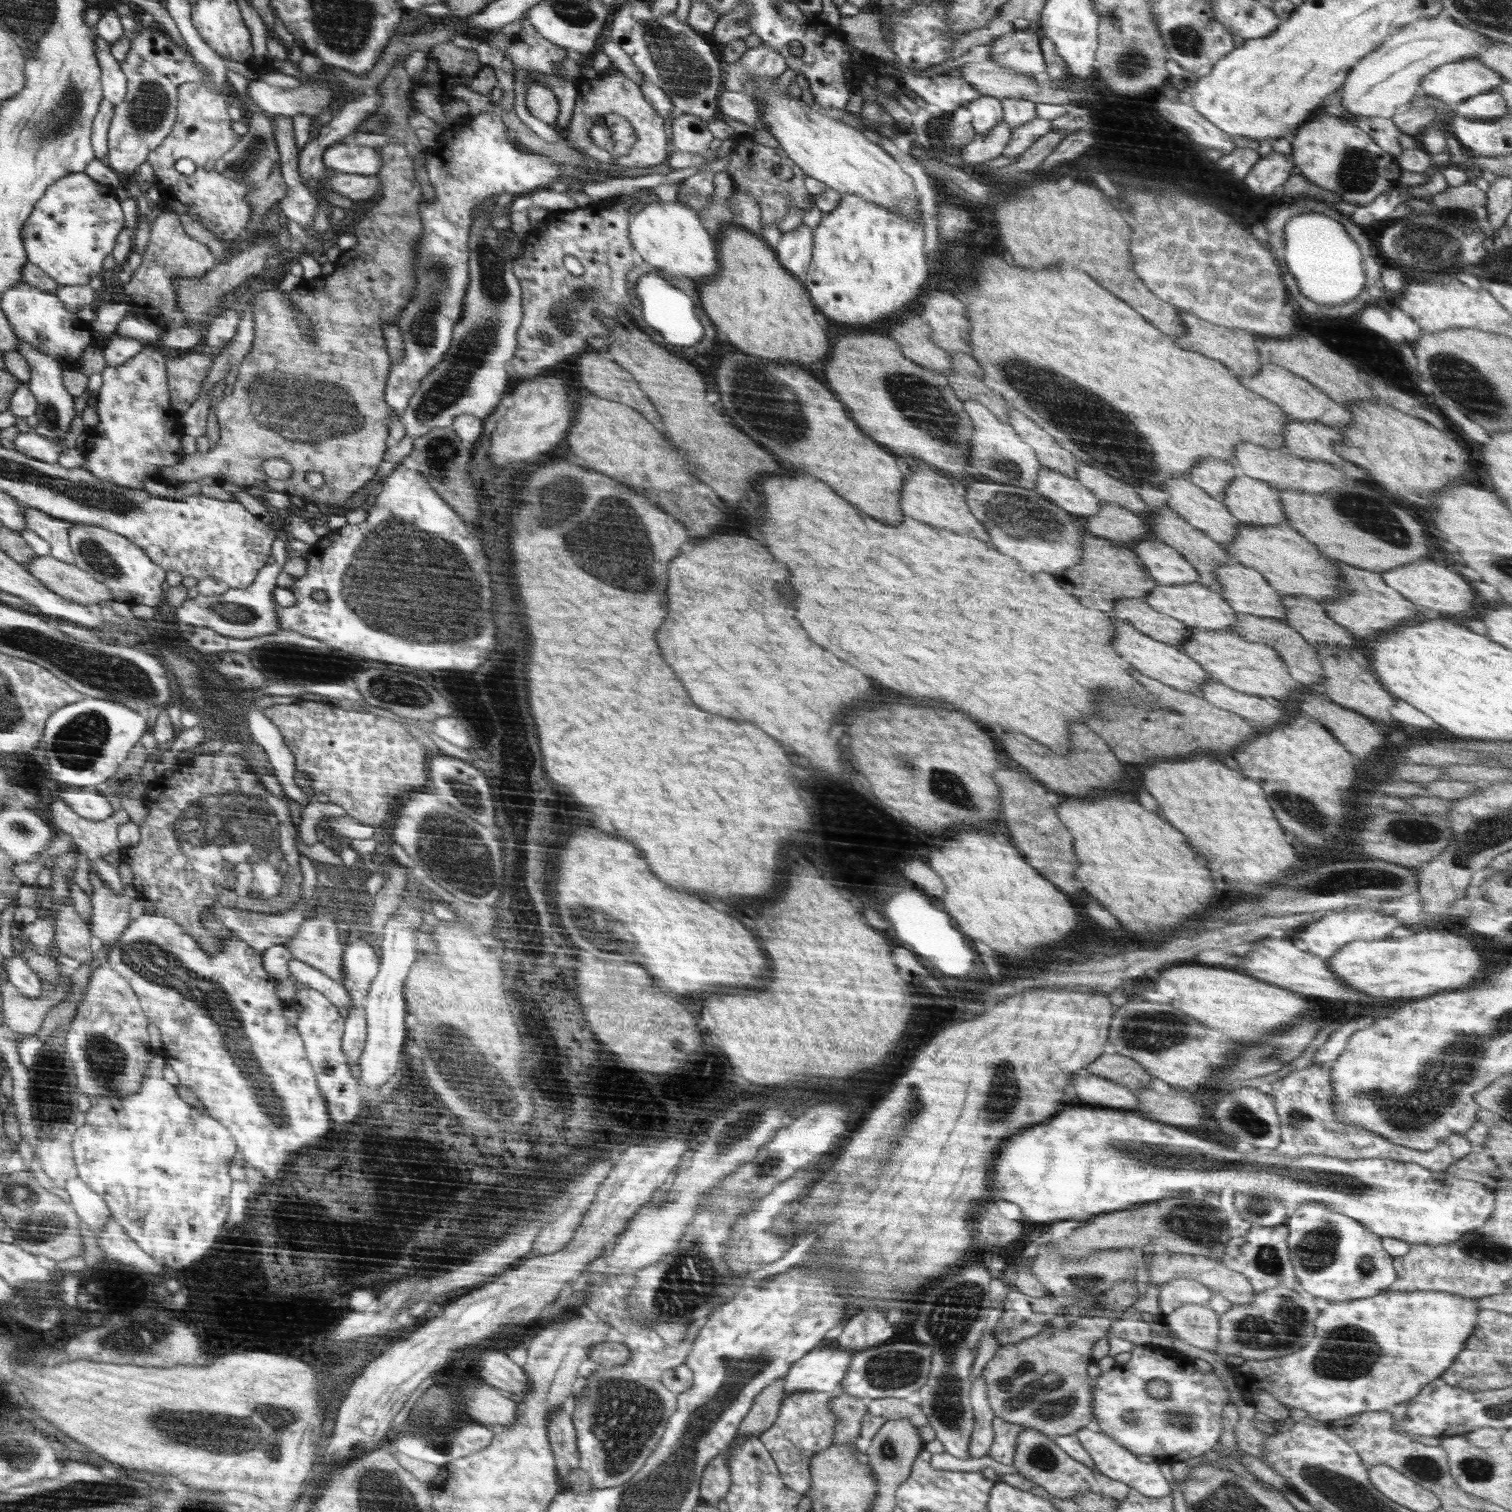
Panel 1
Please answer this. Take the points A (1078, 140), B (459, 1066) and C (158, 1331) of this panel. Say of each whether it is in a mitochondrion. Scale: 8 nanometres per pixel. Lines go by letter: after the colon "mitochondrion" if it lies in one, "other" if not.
A: other
B: mitochondrion
C: mitochondrion

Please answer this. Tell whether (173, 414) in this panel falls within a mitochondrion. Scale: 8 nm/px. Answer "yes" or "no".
no

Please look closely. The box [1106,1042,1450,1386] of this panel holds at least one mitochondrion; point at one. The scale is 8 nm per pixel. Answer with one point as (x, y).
(1347, 1350)

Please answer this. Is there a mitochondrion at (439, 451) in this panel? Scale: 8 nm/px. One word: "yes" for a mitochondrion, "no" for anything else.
yes

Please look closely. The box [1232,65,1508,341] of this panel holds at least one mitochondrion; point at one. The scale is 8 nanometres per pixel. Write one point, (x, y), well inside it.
(1419, 245)

